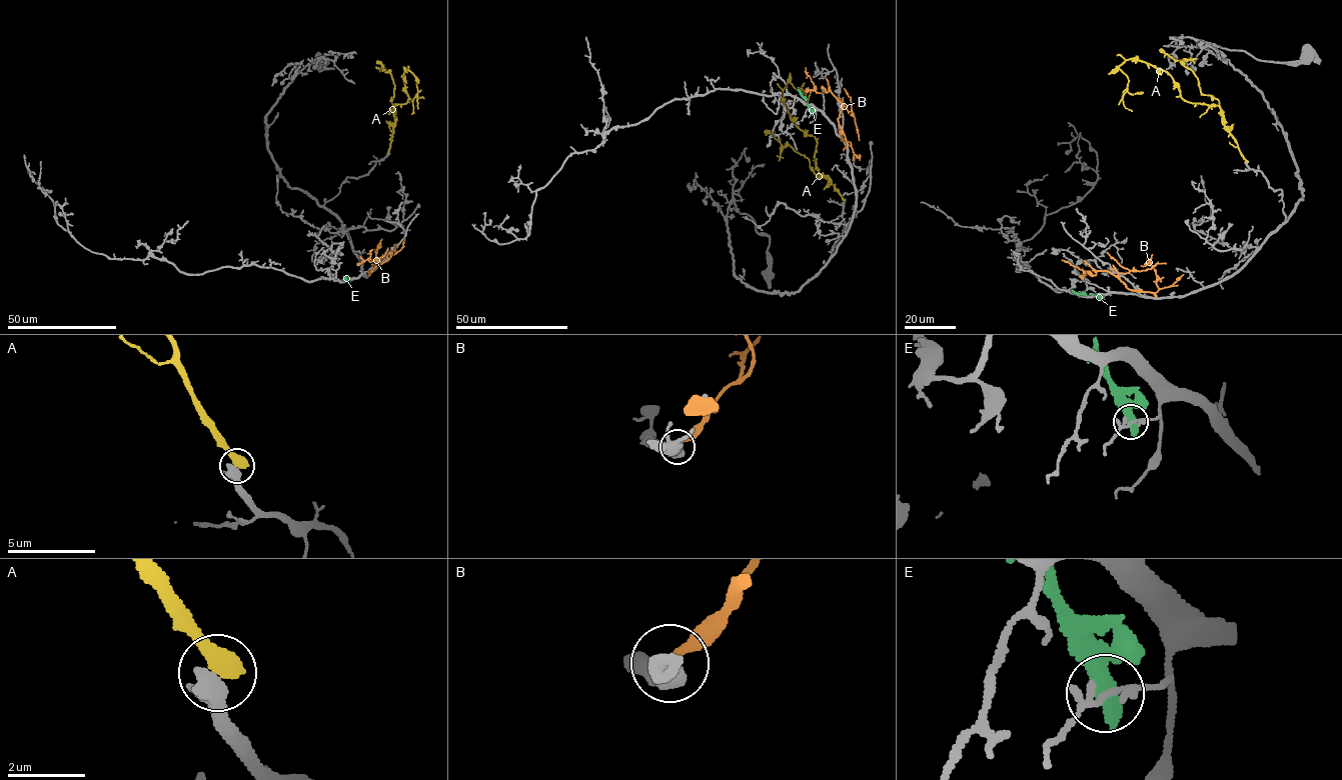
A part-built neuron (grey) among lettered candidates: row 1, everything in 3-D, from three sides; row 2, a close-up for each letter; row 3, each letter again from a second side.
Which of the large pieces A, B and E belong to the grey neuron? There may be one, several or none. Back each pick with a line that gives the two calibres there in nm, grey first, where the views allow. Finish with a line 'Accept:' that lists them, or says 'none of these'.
Accept: none of these

